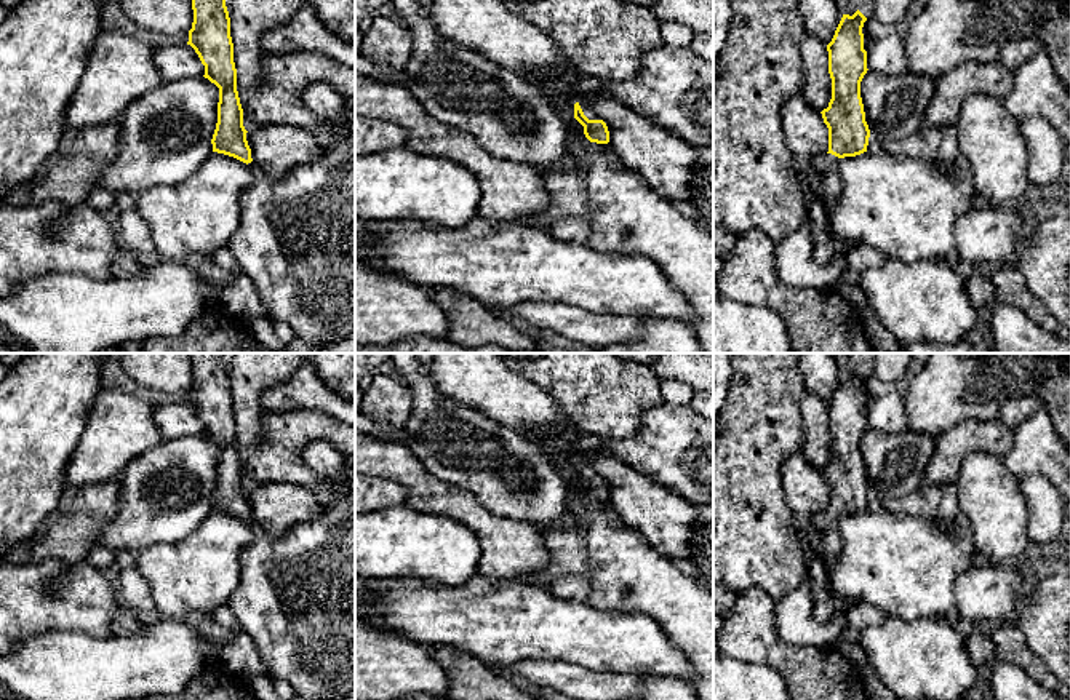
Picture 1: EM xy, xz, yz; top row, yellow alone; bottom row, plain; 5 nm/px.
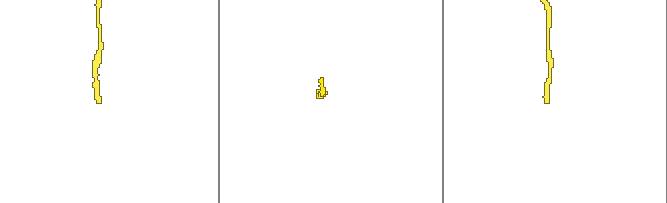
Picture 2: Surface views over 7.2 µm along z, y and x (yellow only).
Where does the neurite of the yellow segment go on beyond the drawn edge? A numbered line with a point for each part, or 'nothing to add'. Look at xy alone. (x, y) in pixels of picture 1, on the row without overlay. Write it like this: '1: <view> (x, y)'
1: xy (296, 596)

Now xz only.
1: xz (586, 465)

